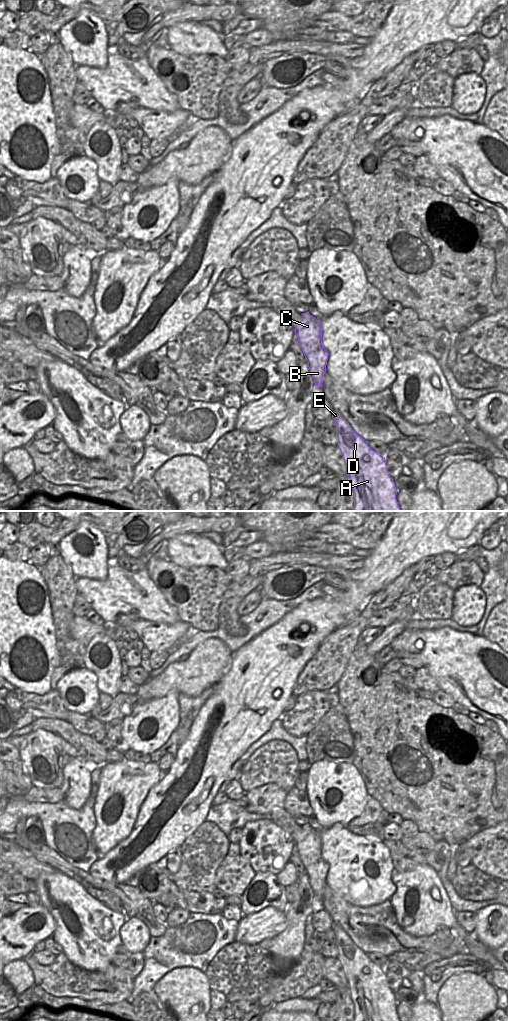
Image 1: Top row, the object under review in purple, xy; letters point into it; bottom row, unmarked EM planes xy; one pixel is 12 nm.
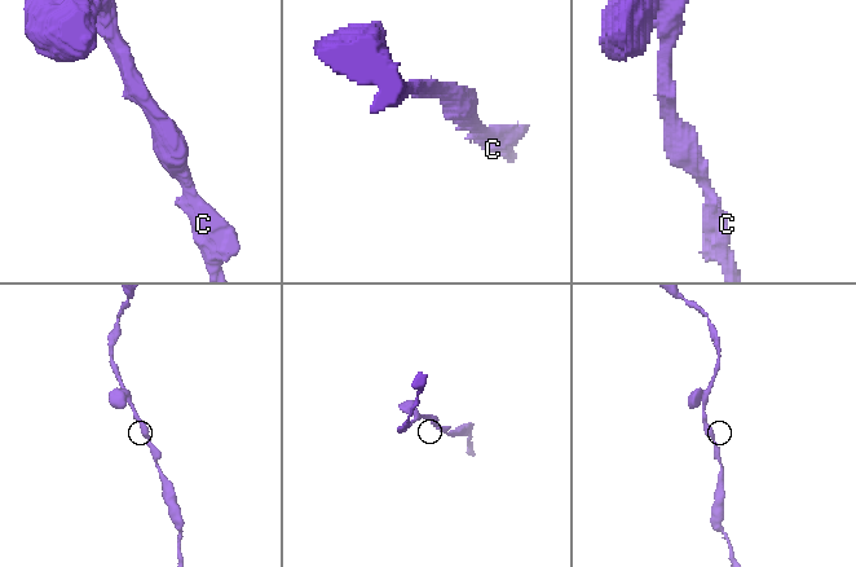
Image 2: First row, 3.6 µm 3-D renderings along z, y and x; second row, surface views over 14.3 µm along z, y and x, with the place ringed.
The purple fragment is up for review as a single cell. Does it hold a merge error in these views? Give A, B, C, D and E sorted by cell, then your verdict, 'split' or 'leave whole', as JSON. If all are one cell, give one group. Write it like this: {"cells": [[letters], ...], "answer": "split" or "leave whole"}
{"cells": [["A", "B", "C", "D", "E"]], "answer": "leave whole"}

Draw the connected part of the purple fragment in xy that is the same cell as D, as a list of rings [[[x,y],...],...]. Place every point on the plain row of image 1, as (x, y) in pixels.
[[[333,924],[332,930],[338,947],[340,961],[346,979],[350,997],[354,1003],[354,1021],[400,1021],[396,1012],[397,1001],[387,983],[385,969],[373,963],[362,949],[357,947],[349,935],[338,925]]]

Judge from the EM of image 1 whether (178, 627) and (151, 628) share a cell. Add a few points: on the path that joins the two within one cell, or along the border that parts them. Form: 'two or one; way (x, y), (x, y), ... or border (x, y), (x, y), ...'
one; way (171, 629), (158, 629)

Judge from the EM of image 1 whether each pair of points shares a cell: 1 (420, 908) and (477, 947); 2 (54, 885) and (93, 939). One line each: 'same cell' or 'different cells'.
1: same cell
2: same cell

